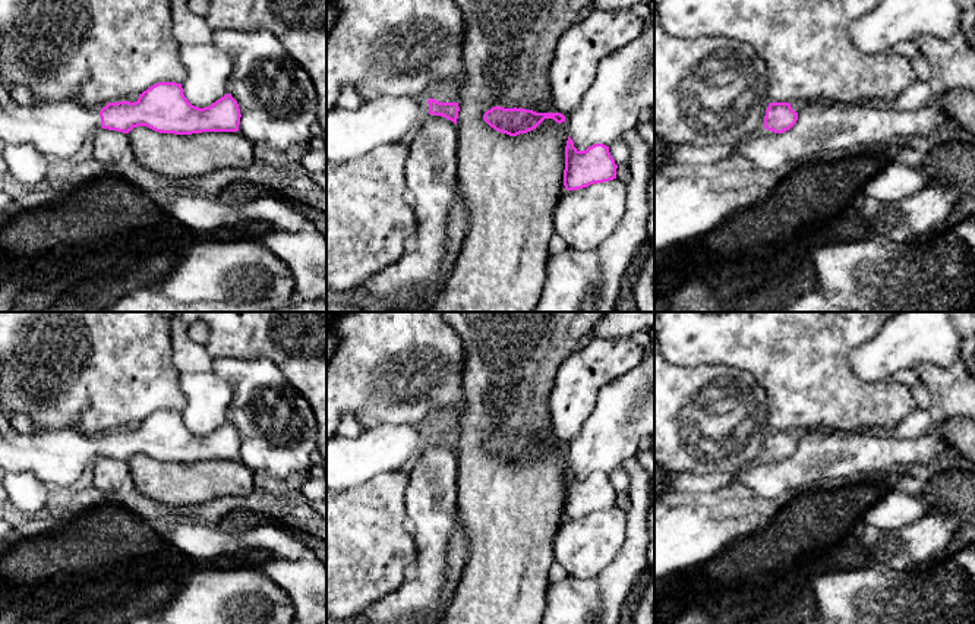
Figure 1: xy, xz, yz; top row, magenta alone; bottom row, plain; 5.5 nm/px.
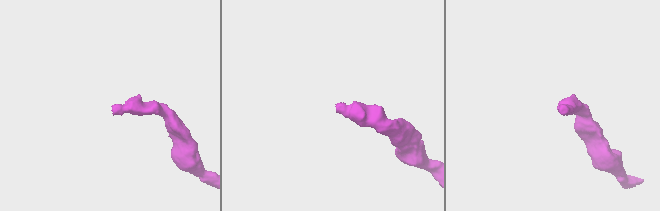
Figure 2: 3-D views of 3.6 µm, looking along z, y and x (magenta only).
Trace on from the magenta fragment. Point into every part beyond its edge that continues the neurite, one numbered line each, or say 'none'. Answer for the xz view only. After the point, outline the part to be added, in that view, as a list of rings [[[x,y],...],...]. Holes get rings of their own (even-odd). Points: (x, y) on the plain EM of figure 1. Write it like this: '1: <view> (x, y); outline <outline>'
1: xz (350, 462); outline [[[384,423],[356,438],[326,441],[326,488],[359,486],[369,479],[398,470],[429,444],[426,426]]]

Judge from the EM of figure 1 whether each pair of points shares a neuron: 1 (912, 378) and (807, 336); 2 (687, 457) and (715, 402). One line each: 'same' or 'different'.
1: different
2: same

